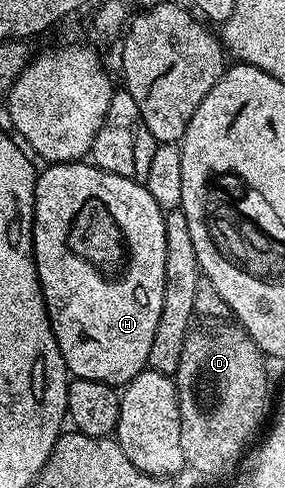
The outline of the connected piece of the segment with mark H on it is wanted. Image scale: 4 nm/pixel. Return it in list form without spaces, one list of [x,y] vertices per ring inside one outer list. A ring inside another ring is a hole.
[[[88,161],[54,163],[45,166],[37,174],[34,217],[32,218],[32,252],[52,332],[58,341],[58,349],[64,358],[64,366],[75,378],[102,381],[113,385],[126,385],[138,372],[148,367],[150,345],[154,345],[154,329],[158,329],[158,317],[162,317],[162,297],[166,281],[166,225],[164,224],[164,216],[165,212],[161,210],[144,183],[136,183],[133,179],[118,177],[114,173],[103,171],[101,167]]]

